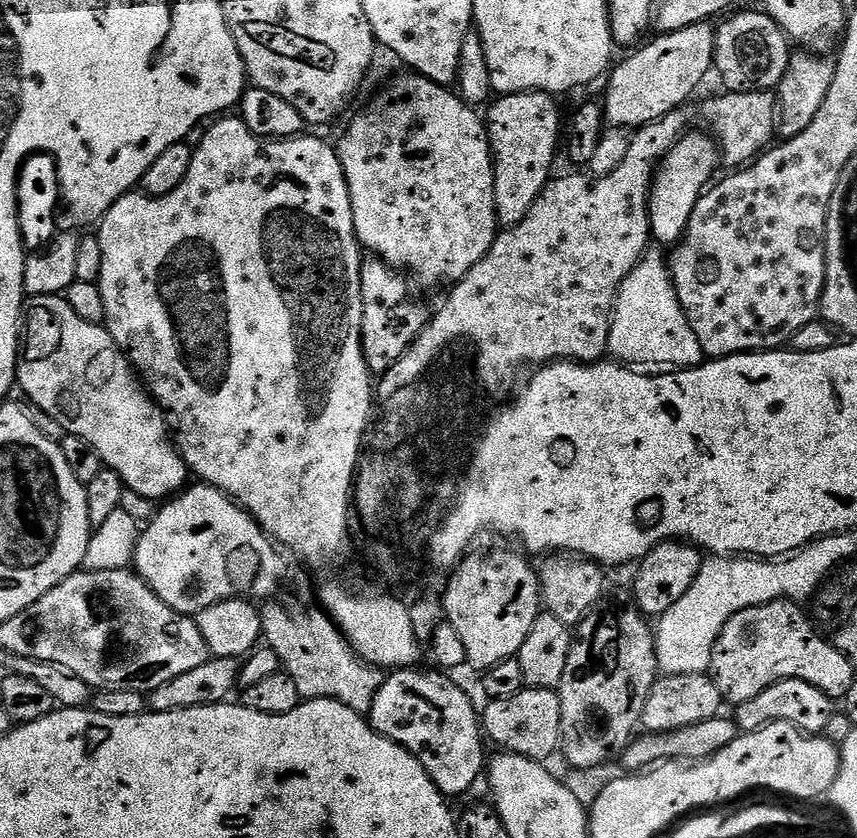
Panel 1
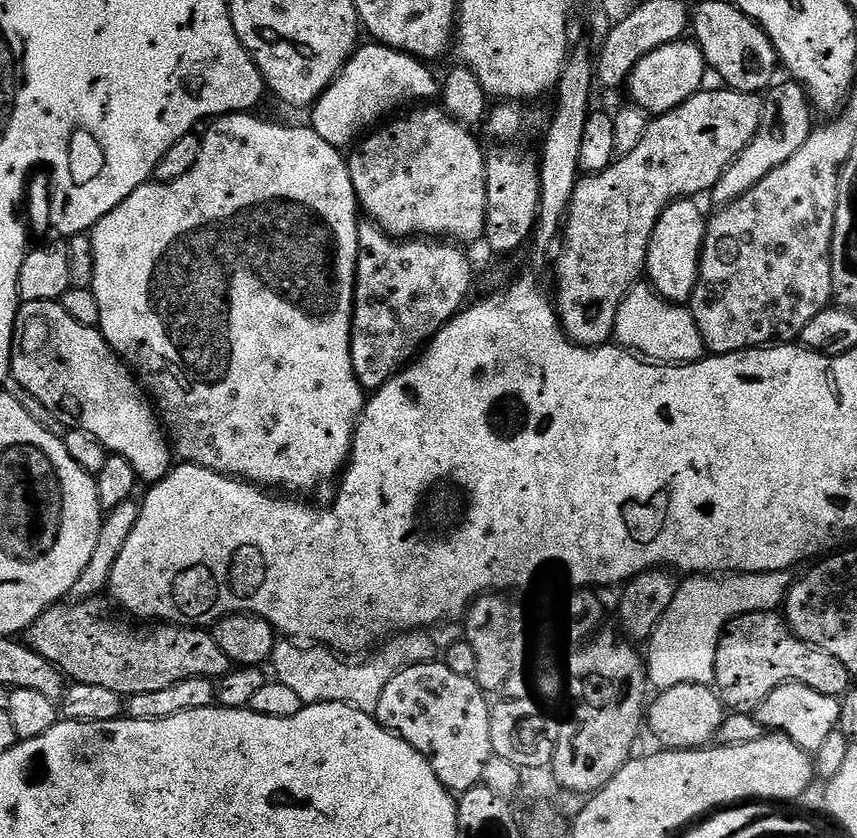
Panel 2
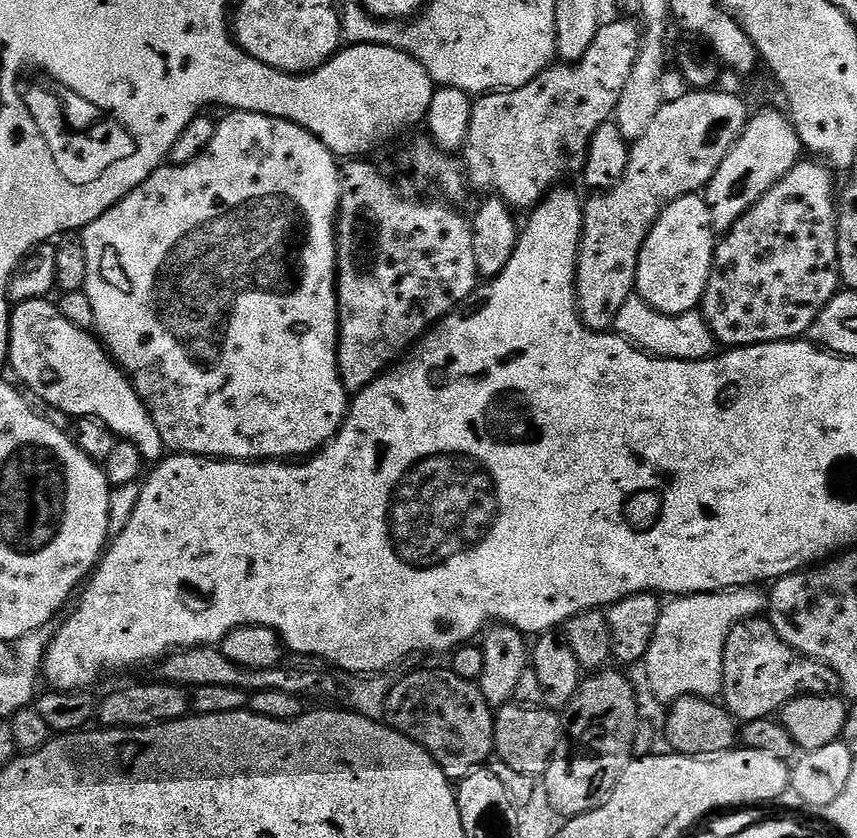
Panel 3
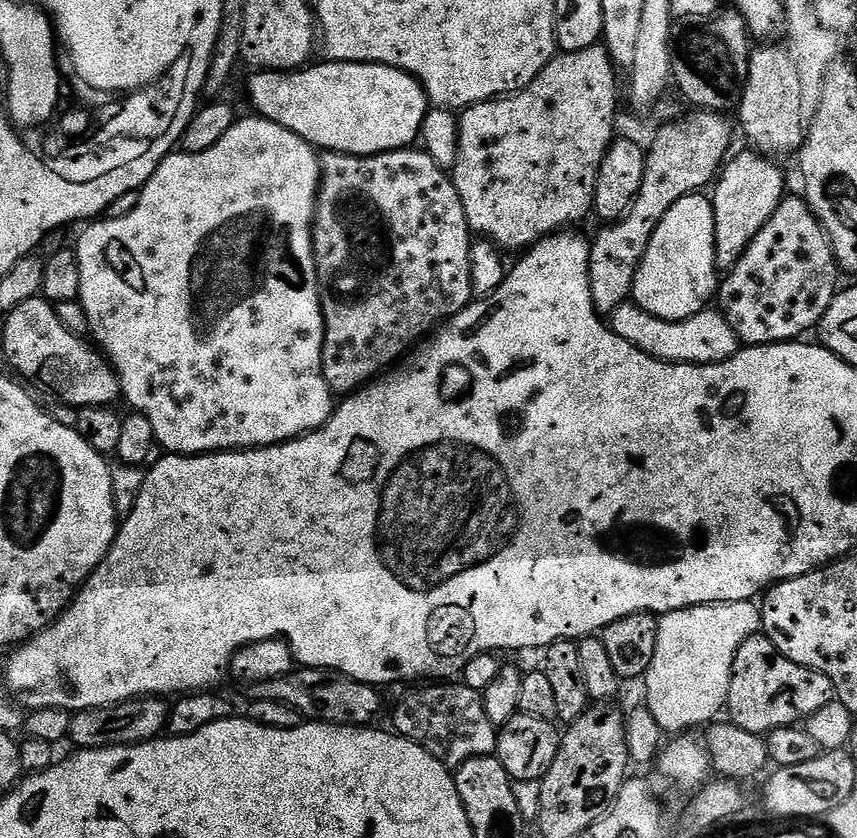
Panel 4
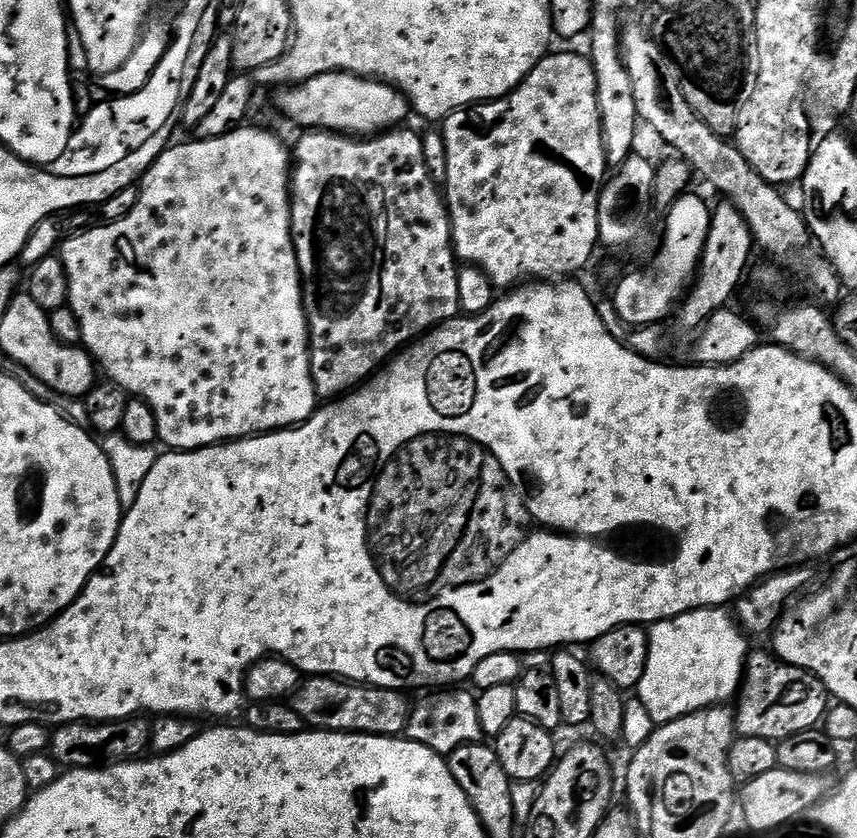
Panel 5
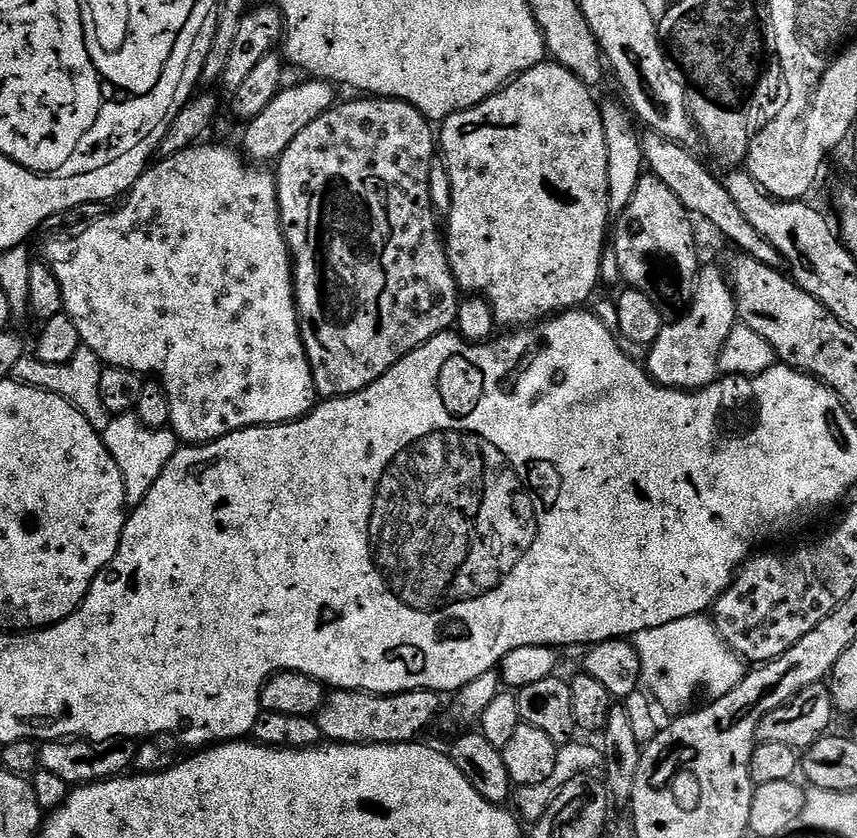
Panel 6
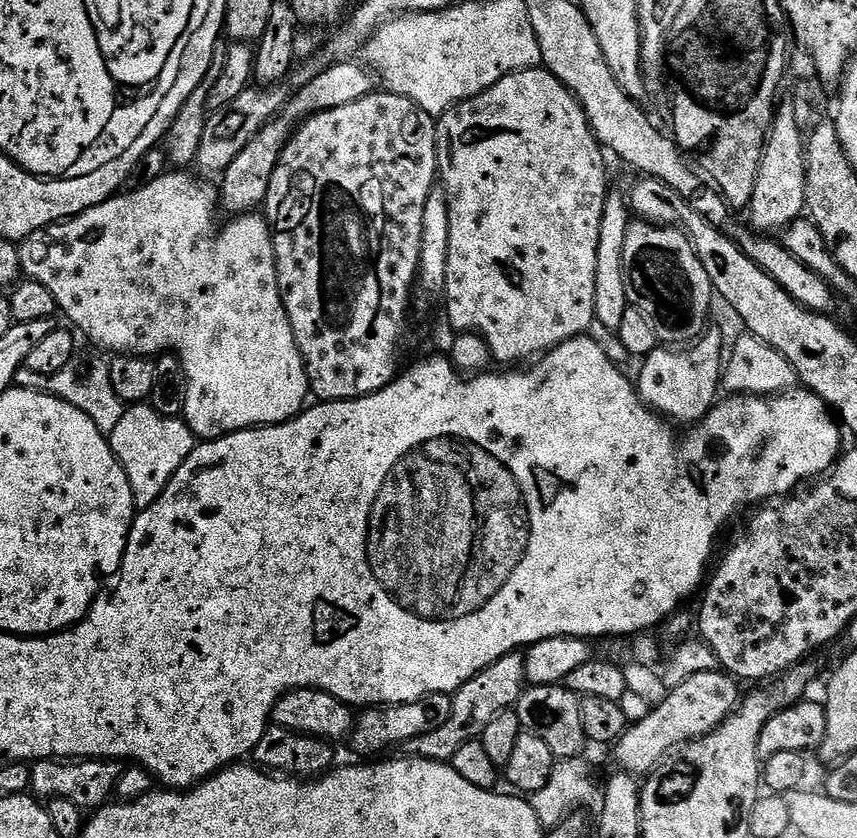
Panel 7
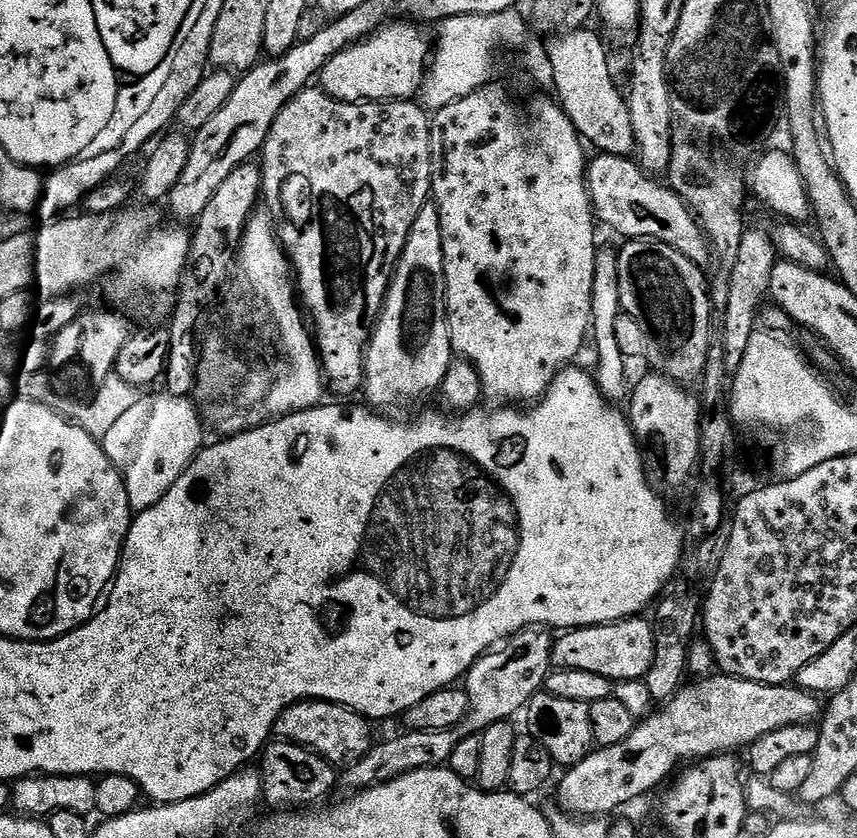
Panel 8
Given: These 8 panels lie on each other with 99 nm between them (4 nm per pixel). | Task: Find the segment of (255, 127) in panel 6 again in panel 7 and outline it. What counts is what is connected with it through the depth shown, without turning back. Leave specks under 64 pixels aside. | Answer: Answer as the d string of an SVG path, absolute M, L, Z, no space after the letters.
M351 63L330 66L322 74L318 74L318 78L306 82L306 86L294 92L287 104L268 121L268 124L262 126L262 130L258 130L258 134L254 134L250 142L246 142L242 154L238 154L238 158L234 158L234 162L230 162L230 166L226 166L226 170L219 177L218 204L223 211L225 208L226 211L232 212L228 214L248 214L259 209L256 207L259 204L261 207L267 201L270 178L274 178L276 163L280 161L280 154L292 133L311 116L334 110L338 106L350 106L350 102L358 102L373 91L373 73L359 63Z

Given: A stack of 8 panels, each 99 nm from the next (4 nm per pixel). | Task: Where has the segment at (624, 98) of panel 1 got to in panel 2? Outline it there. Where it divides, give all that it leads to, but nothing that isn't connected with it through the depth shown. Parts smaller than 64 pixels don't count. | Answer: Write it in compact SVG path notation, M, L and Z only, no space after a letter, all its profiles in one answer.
M688 38L675 40L646 54L646 58L642 58L642 62L638 62L638 66L634 66L628 76L626 89L632 95L631 103L635 107L643 108L649 114L669 112L682 106L682 102L705 87L704 72L706 73L706 65L699 46Z

